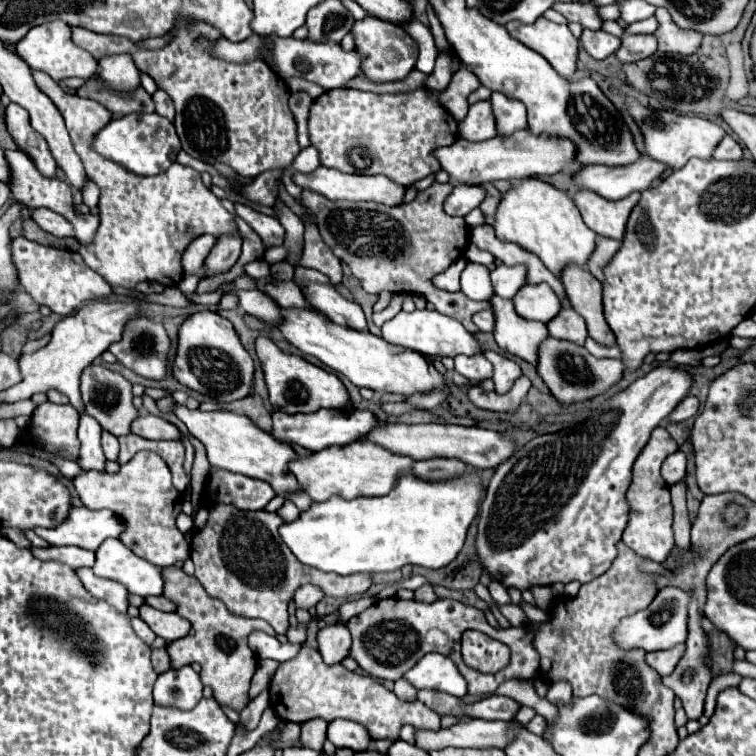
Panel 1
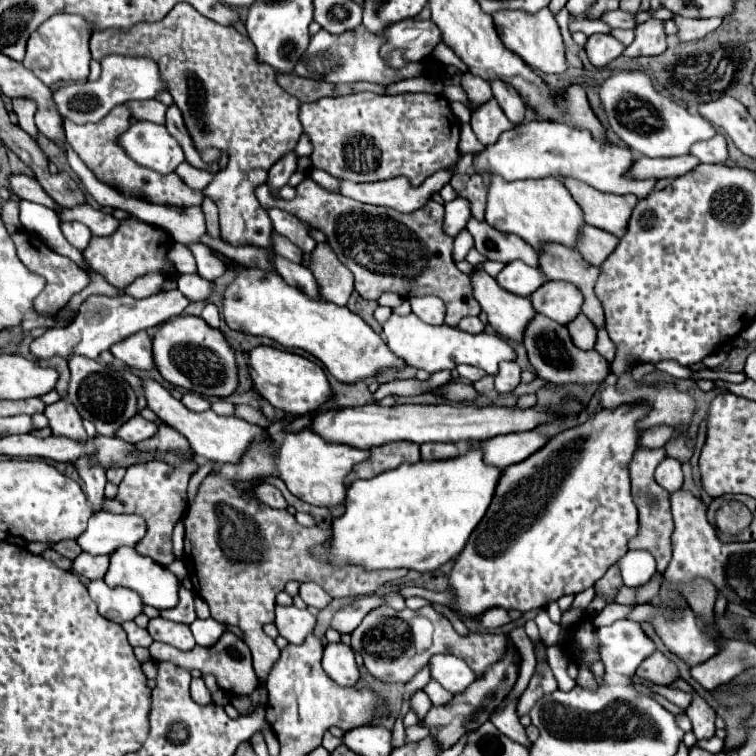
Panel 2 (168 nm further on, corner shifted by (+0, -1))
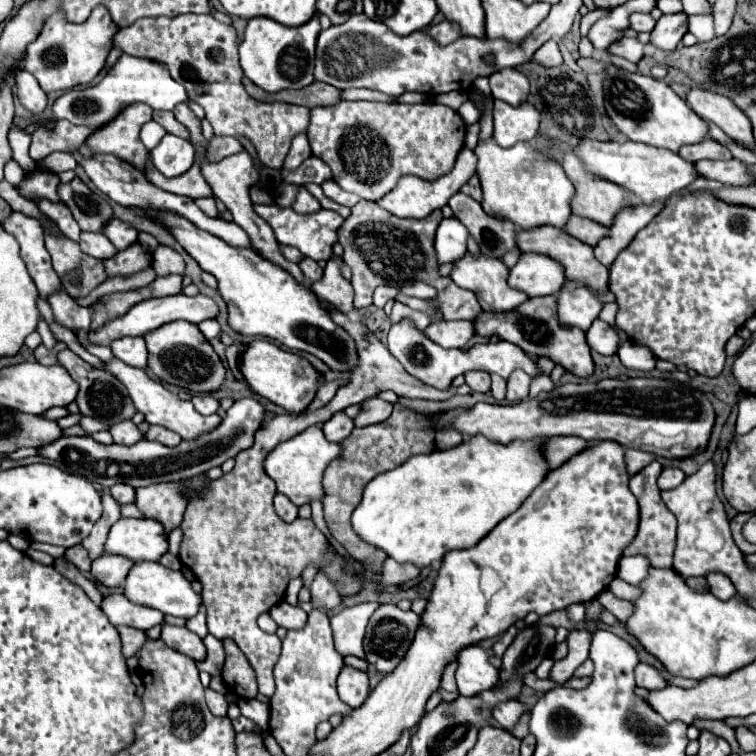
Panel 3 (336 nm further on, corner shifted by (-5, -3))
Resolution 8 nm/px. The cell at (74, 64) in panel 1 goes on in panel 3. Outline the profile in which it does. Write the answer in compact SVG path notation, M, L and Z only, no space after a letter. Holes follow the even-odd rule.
M98 5L84 23L70 23L66 21L64 13L52 13L44 21L38 39L28 45L24 69L38 79L40 87L46 93L66 91L76 85L88 85L106 65L106 57L112 49L112 37L116 35L116 31L118 25L102 5Z

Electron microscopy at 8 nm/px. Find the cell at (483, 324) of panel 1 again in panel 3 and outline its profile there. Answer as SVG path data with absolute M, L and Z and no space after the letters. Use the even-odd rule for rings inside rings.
M436 321L430 327L426 327L422 333L430 341L446 349L452 349L452 347L462 347L470 341L470 337L474 335L472 325L474 325L472 321Z

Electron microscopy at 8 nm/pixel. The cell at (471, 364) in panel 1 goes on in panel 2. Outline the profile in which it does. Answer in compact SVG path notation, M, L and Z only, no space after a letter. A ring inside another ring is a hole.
M459 365L457 373L459 373L461 379L467 379L467 381L479 381L479 379L483 379L487 375L483 369L471 367L471 365Z

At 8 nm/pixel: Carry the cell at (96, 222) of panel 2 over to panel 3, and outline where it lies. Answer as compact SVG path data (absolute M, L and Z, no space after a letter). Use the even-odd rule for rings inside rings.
M112 219L104 227L104 235L116 245L118 251L128 249L130 245L134 245L138 241L138 231L132 225L128 225L128 223L120 221L120 219Z

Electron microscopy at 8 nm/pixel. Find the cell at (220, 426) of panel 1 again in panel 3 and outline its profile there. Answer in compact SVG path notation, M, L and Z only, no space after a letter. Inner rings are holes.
M112 359L112 361L104 363L102 369L106 369L108 373L112 373L128 389L128 397L132 399L136 411L140 411L144 415L144 421L148 421L150 425L166 427L166 429L178 433L182 439L190 441L190 439L196 439L202 433L212 431L220 423L220 417L218 415L208 415L208 417L200 415L190 401L182 401L178 395L170 393L162 383L150 379L144 369L136 369L136 367L124 365L118 359Z

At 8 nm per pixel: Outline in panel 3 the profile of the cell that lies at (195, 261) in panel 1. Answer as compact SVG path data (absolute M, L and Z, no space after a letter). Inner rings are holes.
M158 245L158 249L152 253L152 267L154 267L154 257L156 257L156 275L184 273L184 259L174 249Z

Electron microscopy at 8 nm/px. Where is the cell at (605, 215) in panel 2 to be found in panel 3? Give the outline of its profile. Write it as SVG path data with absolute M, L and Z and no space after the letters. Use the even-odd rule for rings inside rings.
M574 153L564 155L562 167L576 189L576 195L570 203L574 215L588 217L608 227L614 215L628 205L624 199L624 189L612 185L612 181L604 181L602 177L592 177L592 173L580 165Z

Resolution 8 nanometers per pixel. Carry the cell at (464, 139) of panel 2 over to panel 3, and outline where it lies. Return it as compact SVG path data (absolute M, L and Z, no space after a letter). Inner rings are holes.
M492 137L478 141L474 149L478 157L476 175L480 177L482 185L482 207L490 215L508 217L520 229L534 229L542 225L552 225L562 229L570 219L570 201L574 197L574 187L570 185L562 165L528 141L520 141L514 147L500 147Z

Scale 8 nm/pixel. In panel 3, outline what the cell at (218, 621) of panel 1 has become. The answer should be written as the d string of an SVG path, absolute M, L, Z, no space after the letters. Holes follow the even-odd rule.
M224 639L222 645L226 651L226 663L222 669L222 679L226 687L242 699L254 699L258 695L254 669L248 665L244 653L240 653L232 639Z

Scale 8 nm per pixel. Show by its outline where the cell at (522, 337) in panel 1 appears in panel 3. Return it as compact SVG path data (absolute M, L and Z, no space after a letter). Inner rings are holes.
M466 251L466 255L462 259L454 261L450 279L468 291L474 291L474 295L484 311L512 311L528 299L526 293L520 293L508 285L508 267L502 263L502 259L484 257L484 253L472 255L470 251Z

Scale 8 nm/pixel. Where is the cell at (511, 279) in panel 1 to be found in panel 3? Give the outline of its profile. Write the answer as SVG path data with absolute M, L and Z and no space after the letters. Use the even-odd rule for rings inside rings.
M522 253L508 277L508 283L524 291L528 297L558 295L566 281L560 261L540 253Z

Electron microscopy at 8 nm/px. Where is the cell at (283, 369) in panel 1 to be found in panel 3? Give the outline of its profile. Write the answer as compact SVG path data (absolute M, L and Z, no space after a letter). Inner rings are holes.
M260 339L246 345L238 359L240 359L238 361L240 373L244 375L250 389L256 391L260 397L284 407L288 413L302 413L312 403L318 385L318 373L308 359L288 353L272 345L270 341L260 341Z

